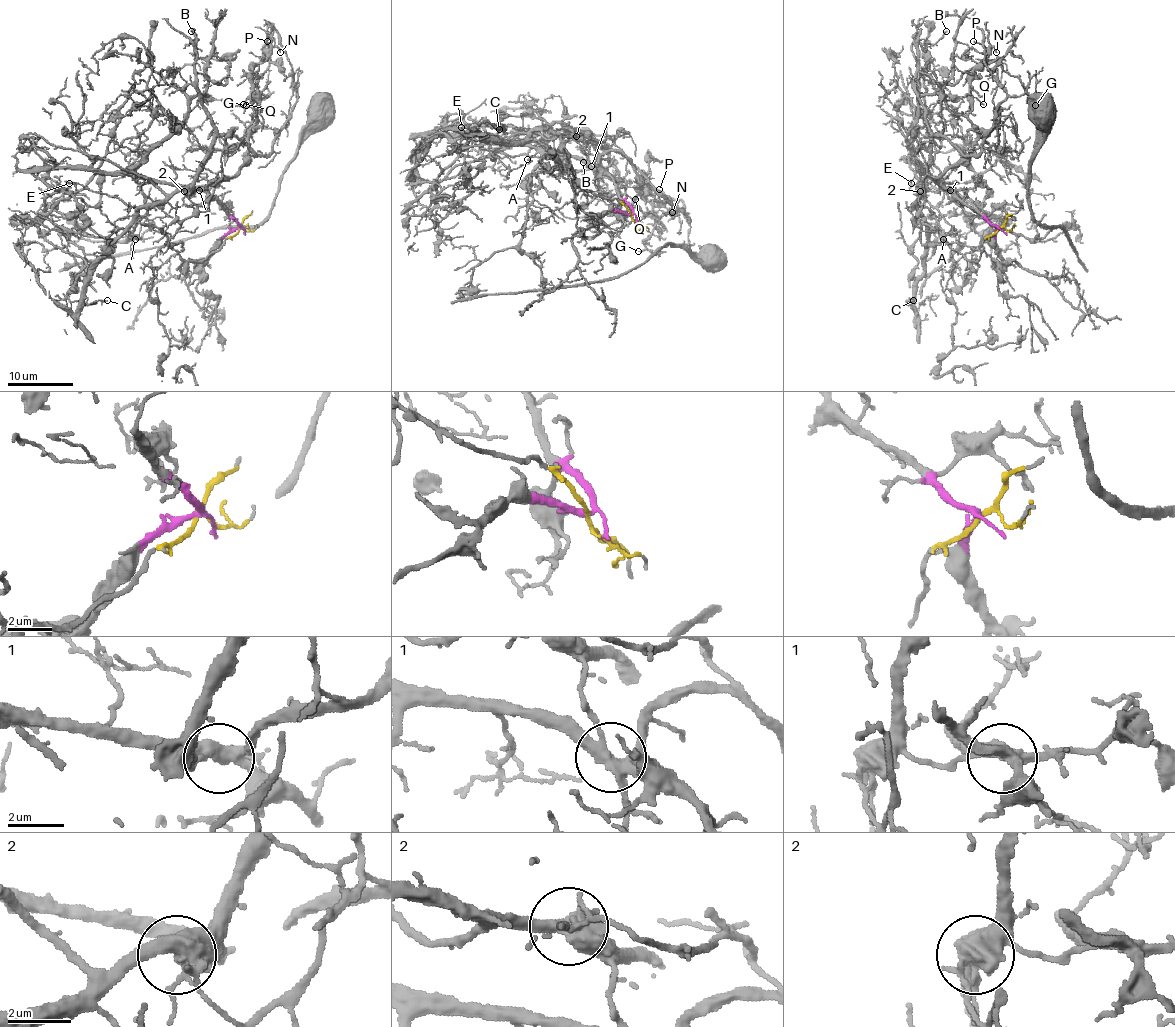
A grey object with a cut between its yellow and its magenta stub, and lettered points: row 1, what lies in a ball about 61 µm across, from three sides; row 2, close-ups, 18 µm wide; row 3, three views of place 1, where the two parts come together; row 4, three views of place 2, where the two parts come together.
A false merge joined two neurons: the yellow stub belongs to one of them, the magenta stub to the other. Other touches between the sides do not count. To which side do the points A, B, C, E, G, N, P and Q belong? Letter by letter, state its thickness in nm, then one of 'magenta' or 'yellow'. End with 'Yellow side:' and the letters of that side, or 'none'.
A: 160 nm | magenta
B: 110 nm | yellow
C: 90 nm | yellow
E: 90 nm | yellow
G: 120 nm | magenta
N: 80 nm | magenta
P: 110 nm | magenta
Q: 130 nm | magenta
Yellow side: B, C, E

